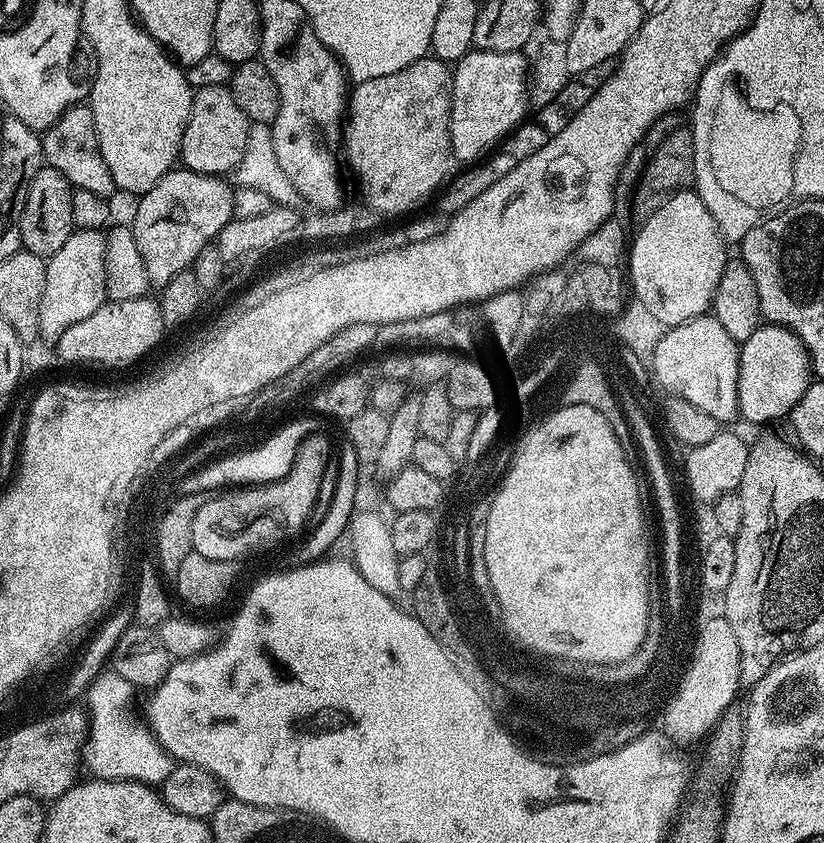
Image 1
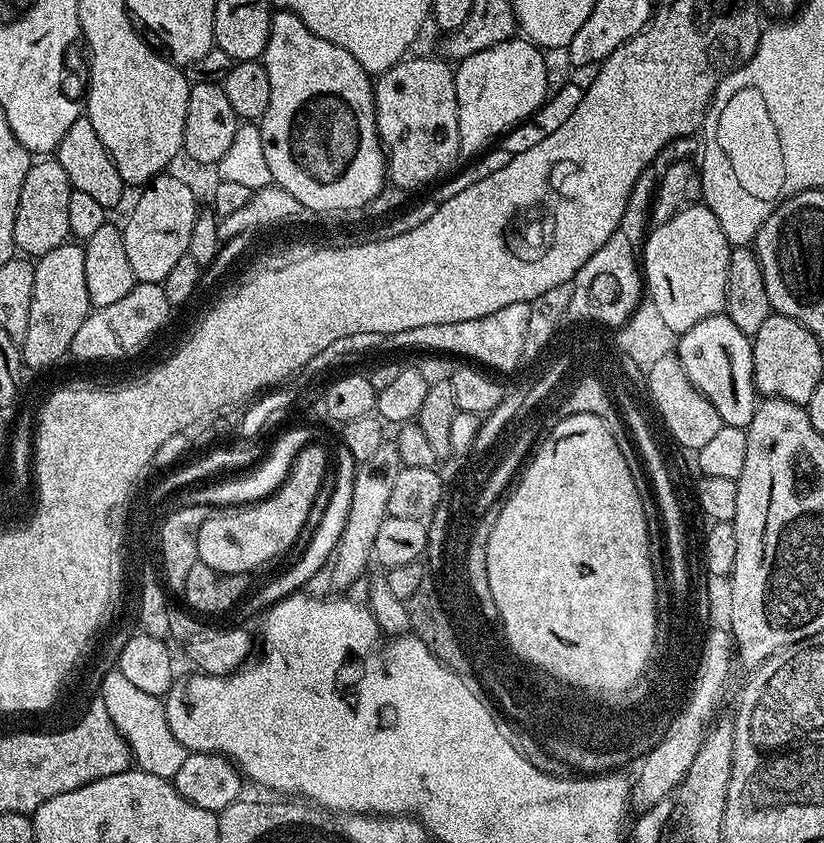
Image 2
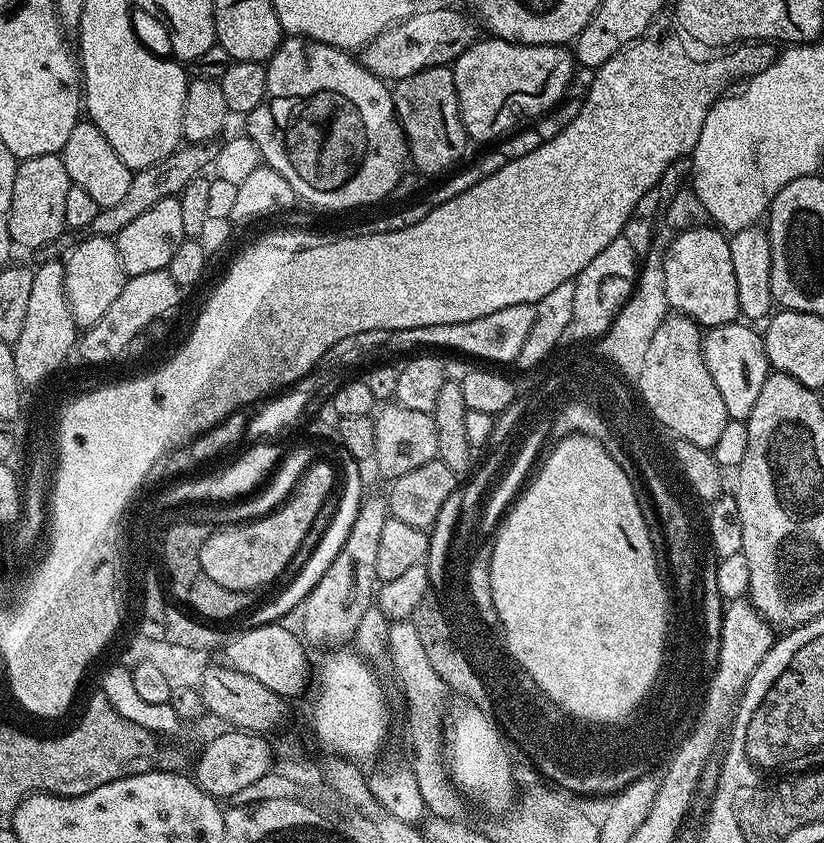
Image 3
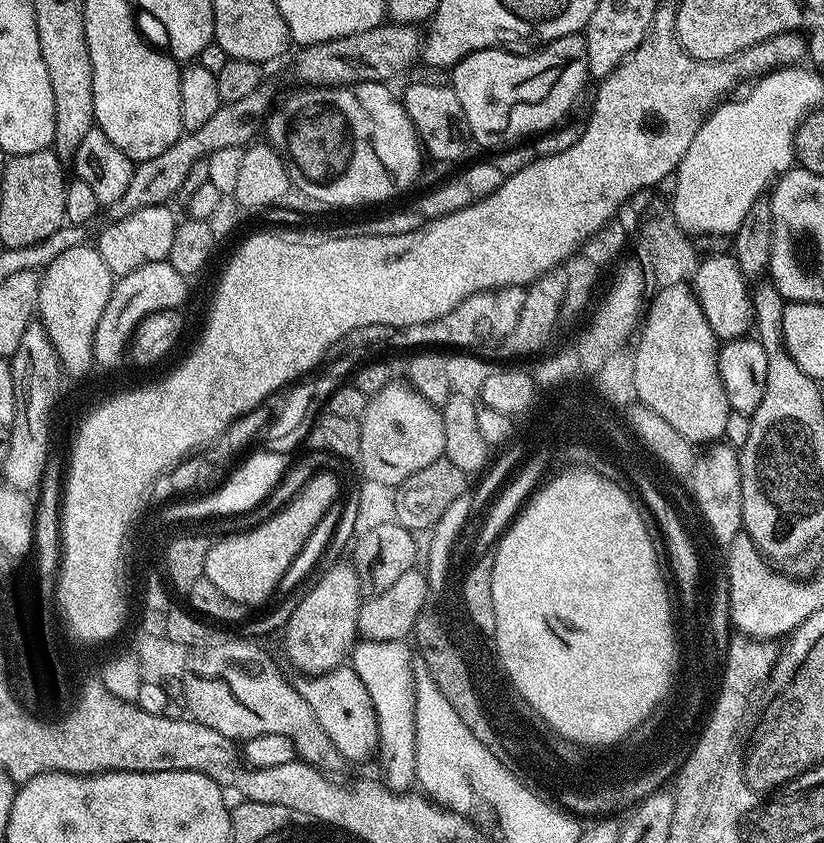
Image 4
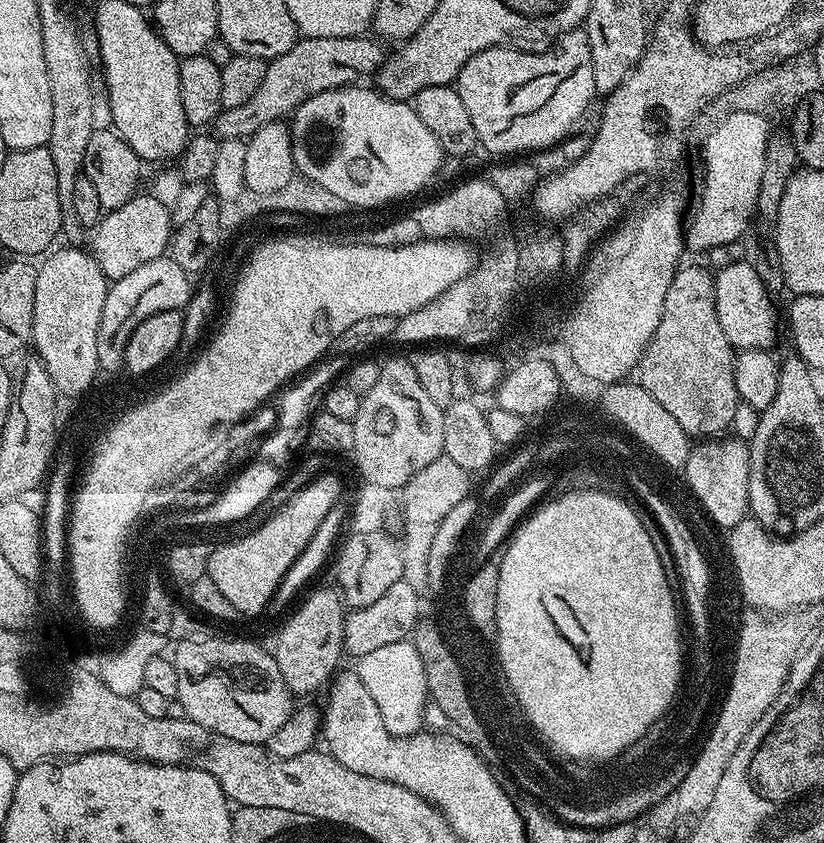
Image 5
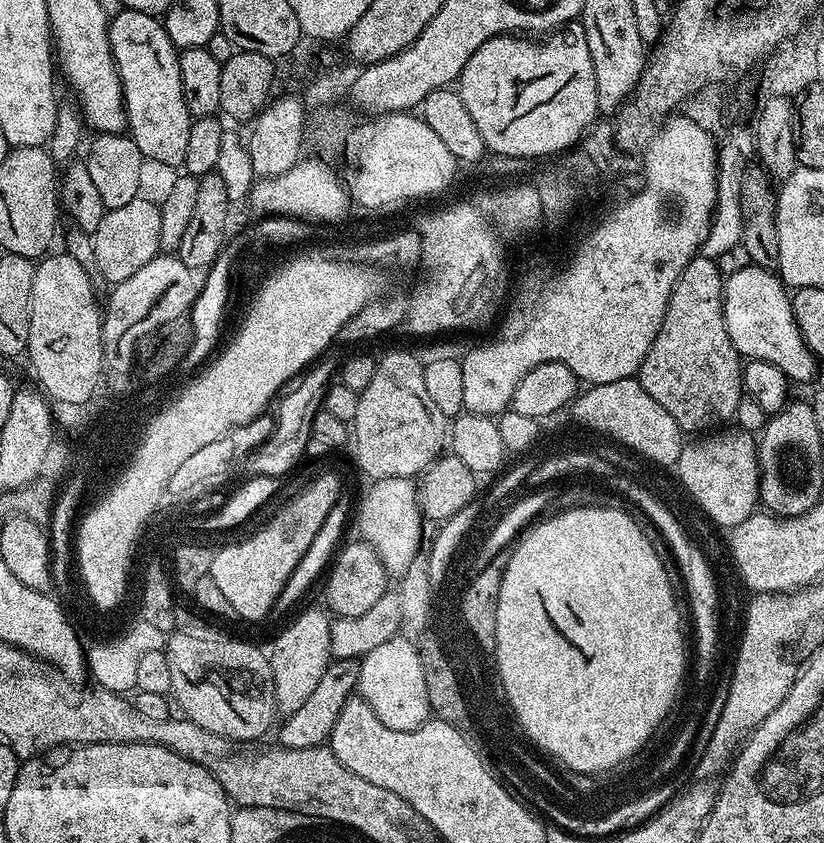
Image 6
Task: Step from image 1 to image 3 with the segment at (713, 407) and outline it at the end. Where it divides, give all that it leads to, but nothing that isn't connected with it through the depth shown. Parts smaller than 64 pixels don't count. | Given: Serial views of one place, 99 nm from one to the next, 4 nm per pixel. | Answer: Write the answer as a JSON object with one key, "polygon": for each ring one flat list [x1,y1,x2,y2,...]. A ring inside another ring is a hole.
{"polygon":[[733,322,717,328,709,328,702,336,704,361,710,370,710,378,714,378,714,386,718,386,718,392,722,394,722,402,726,402,729,420,747,421,750,410,754,410,754,402,758,402,758,396,762,394,762,386,770,371,764,337,752,328,755,327,744,322]]}

